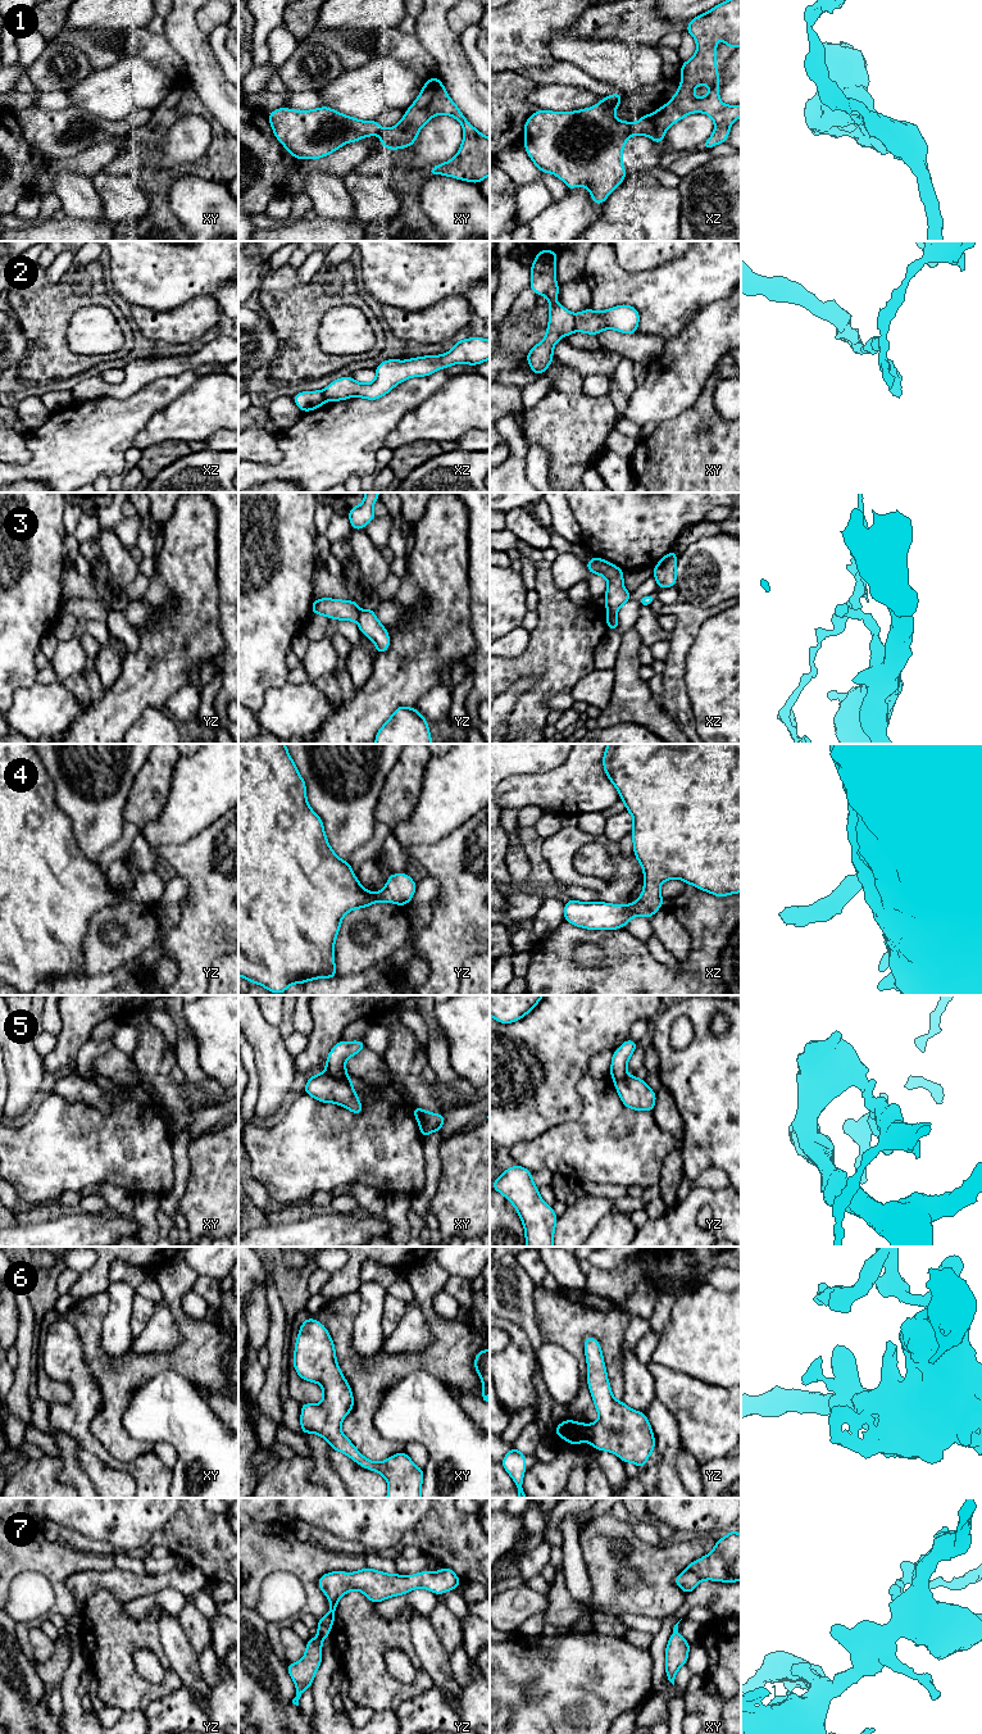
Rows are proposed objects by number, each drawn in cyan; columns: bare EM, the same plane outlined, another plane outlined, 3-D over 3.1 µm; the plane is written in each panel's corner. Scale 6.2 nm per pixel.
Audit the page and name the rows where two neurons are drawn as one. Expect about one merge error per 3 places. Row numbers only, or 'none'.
1, 2, 3, 5

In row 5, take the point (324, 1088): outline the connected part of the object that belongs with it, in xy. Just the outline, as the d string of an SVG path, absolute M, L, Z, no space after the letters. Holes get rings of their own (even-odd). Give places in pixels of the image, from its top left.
M319 1072L308 1079L304 1094L322 1103L336 1103L346 1107L354 1115L362 1115L363 1107L350 1081L337 1079L327 1072Z

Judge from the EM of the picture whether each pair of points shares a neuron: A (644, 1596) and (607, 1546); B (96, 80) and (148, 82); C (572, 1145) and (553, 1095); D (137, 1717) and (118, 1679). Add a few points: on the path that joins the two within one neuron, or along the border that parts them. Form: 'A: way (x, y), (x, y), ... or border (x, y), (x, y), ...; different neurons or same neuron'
A: way (644, 1579), (644, 1567), (623, 1549); same neuron
B: way (109, 84), (135, 84); same neuron
C: border (581, 1097), (581, 1112), (574, 1119), (536, 1135); different neurons
D: border (142, 1708), (132, 1708), (123, 1712); different neurons

